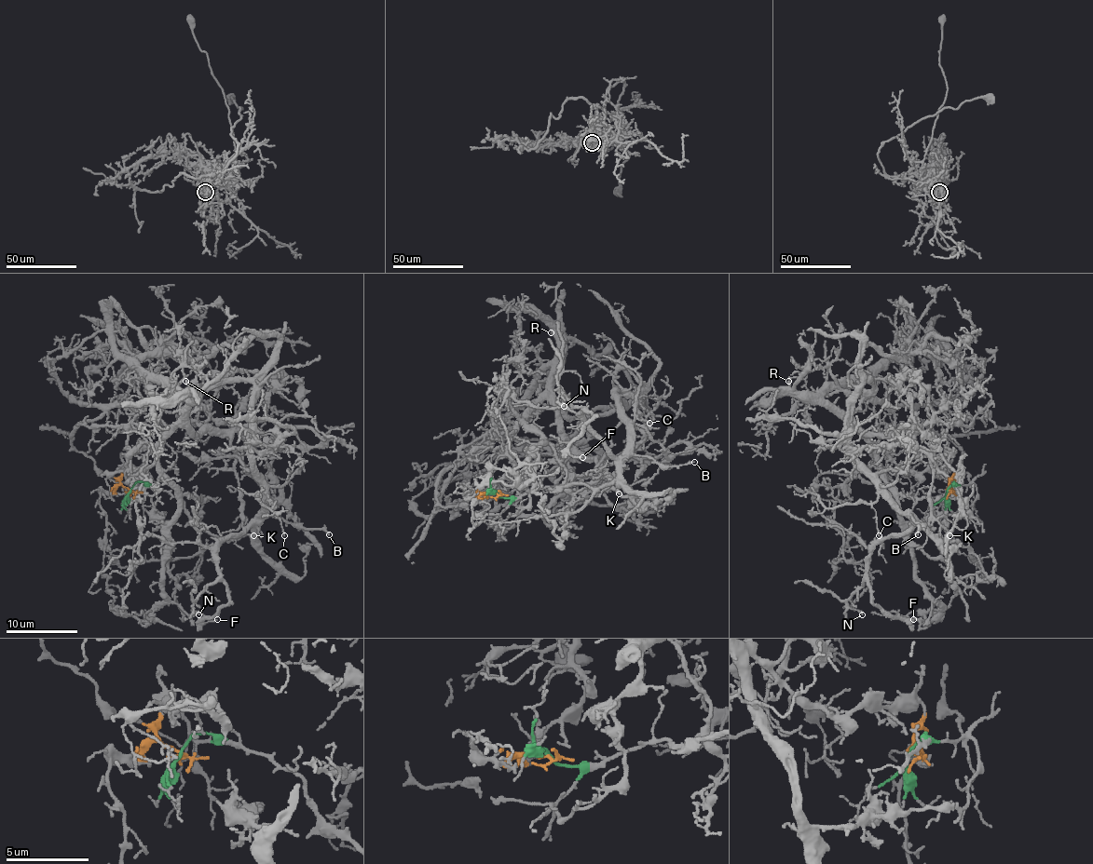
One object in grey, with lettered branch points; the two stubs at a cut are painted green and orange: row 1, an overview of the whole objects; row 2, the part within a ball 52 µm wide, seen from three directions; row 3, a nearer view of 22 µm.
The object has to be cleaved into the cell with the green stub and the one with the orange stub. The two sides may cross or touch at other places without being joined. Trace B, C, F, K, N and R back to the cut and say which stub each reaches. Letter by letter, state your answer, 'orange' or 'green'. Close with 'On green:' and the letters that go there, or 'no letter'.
B: green
C: green
F: green
K: orange
N: green
R: orange
On green: B, C, F, N

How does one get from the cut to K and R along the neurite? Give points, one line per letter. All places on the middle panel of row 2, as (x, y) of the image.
K: (496, 492), (486, 496), (512, 467), (512, 432), (548, 399), (558, 430), (595, 458), (601, 477), (619, 494)
R: (496, 492), (486, 496), (512, 467), (508, 444), (513, 428), (550, 385), (556, 362), (556, 335), (551, 331)

